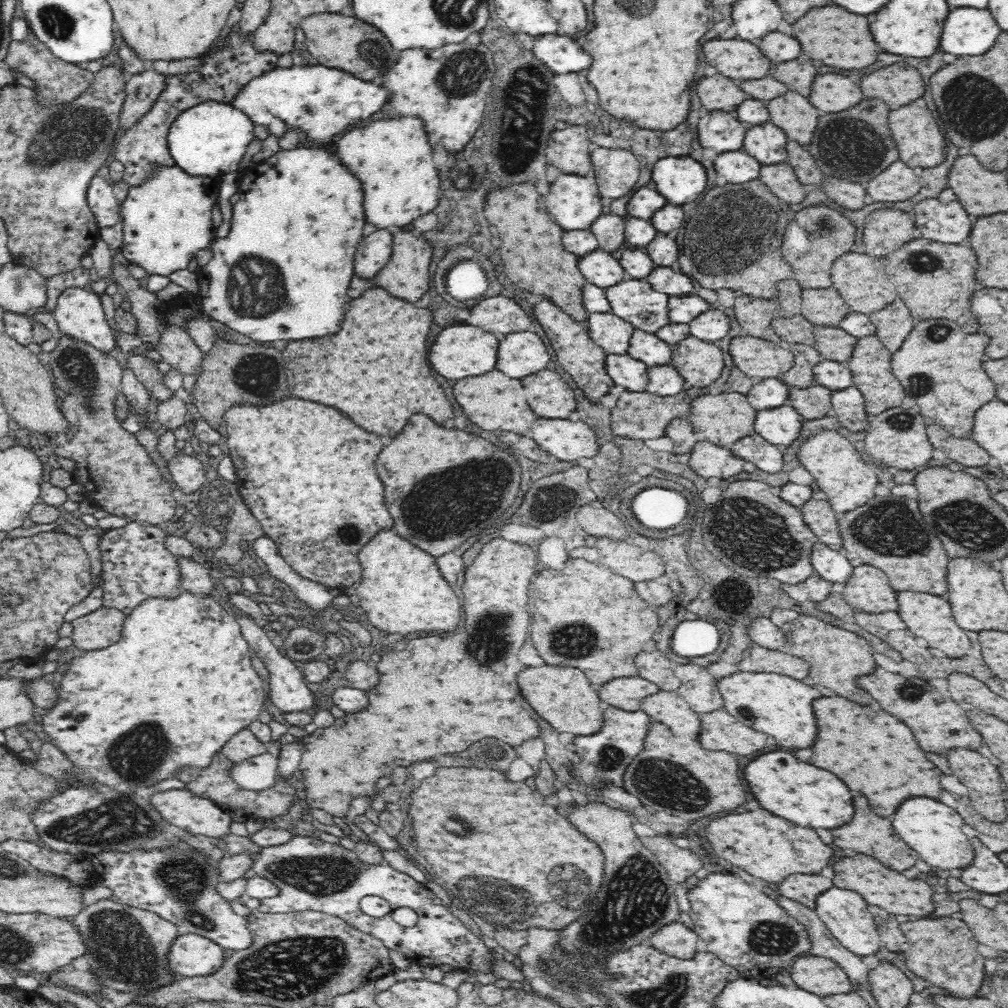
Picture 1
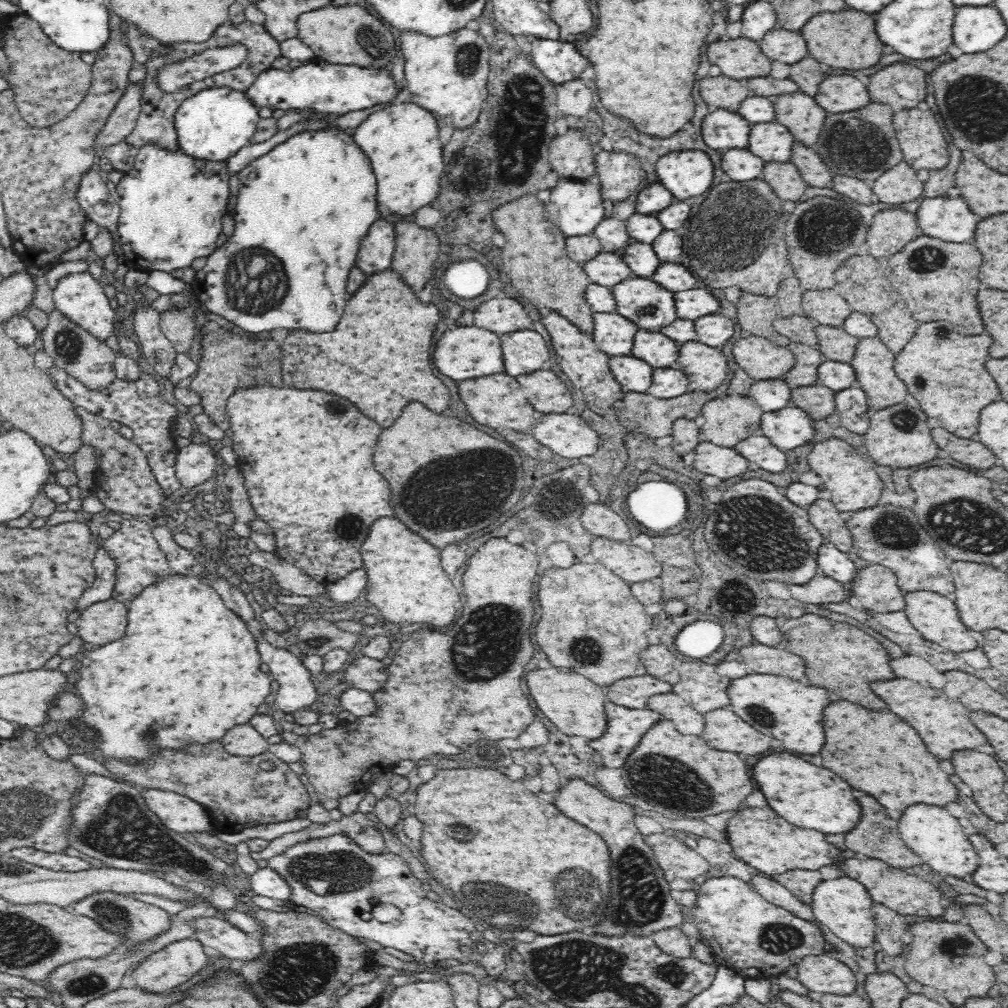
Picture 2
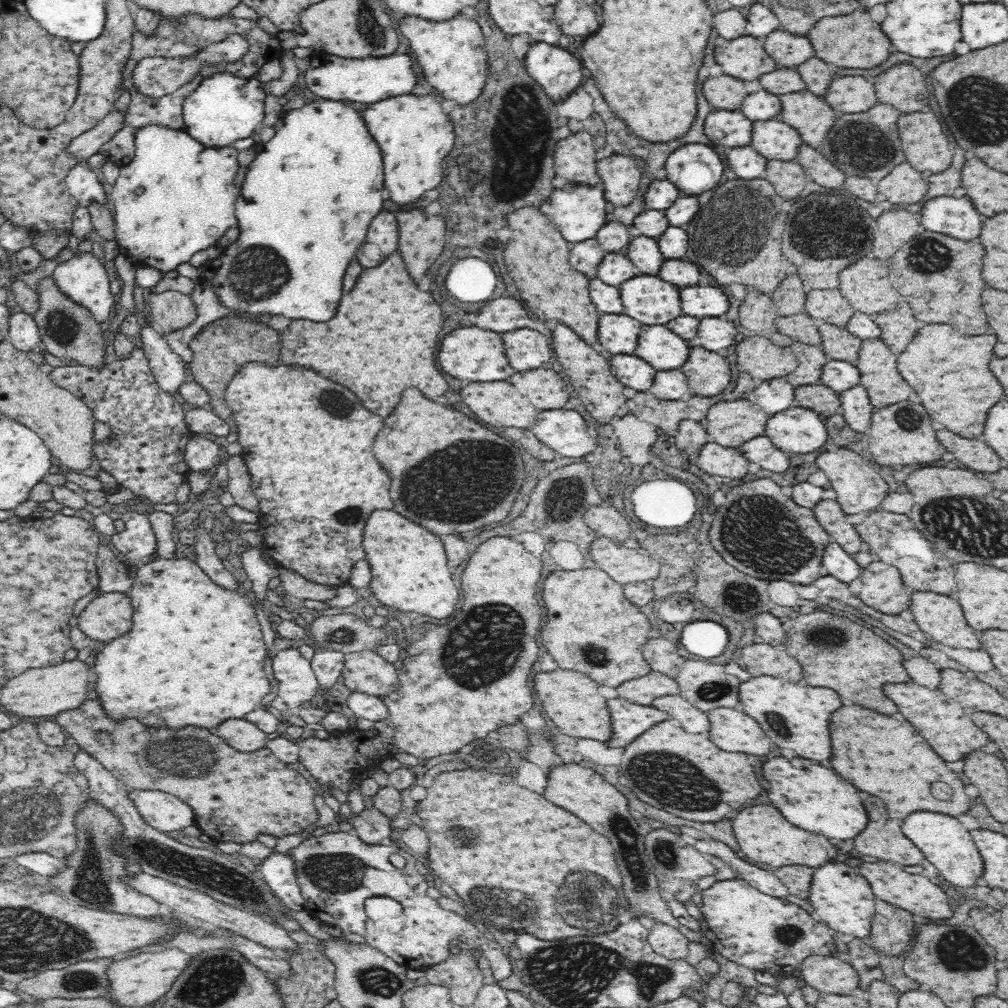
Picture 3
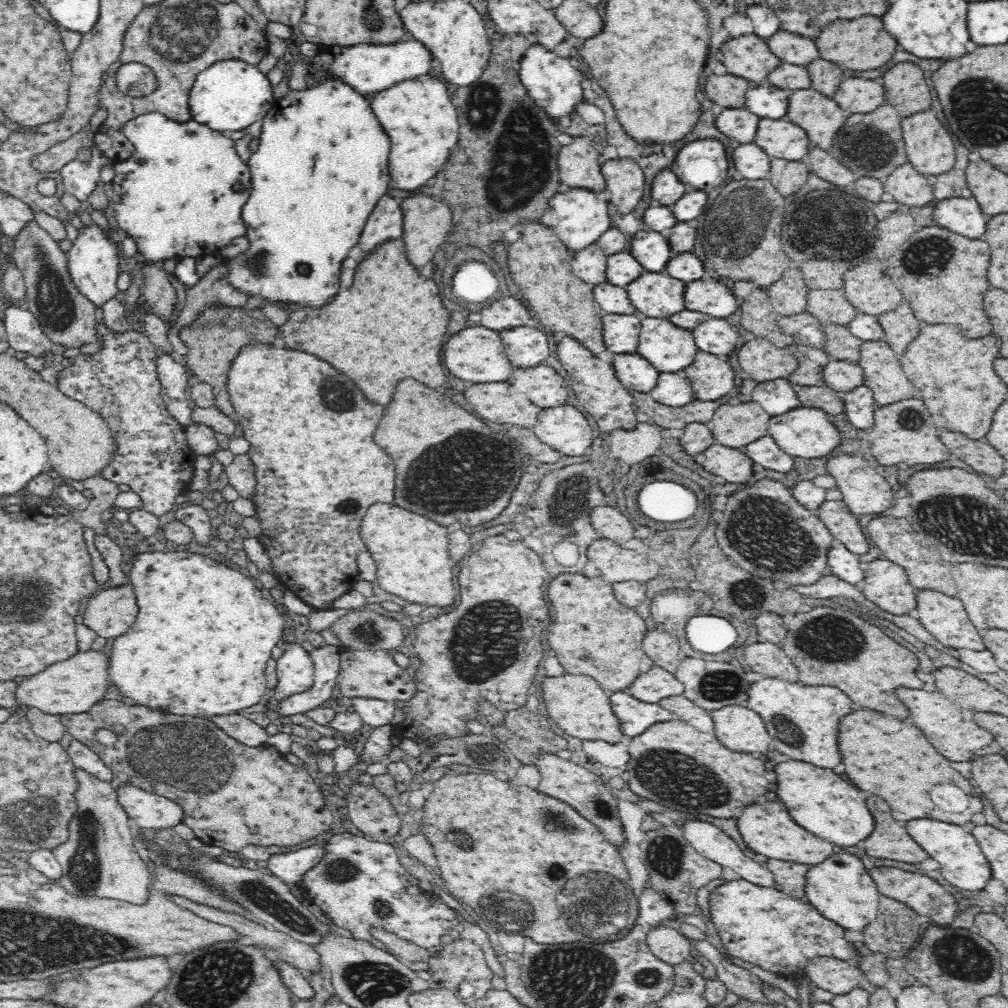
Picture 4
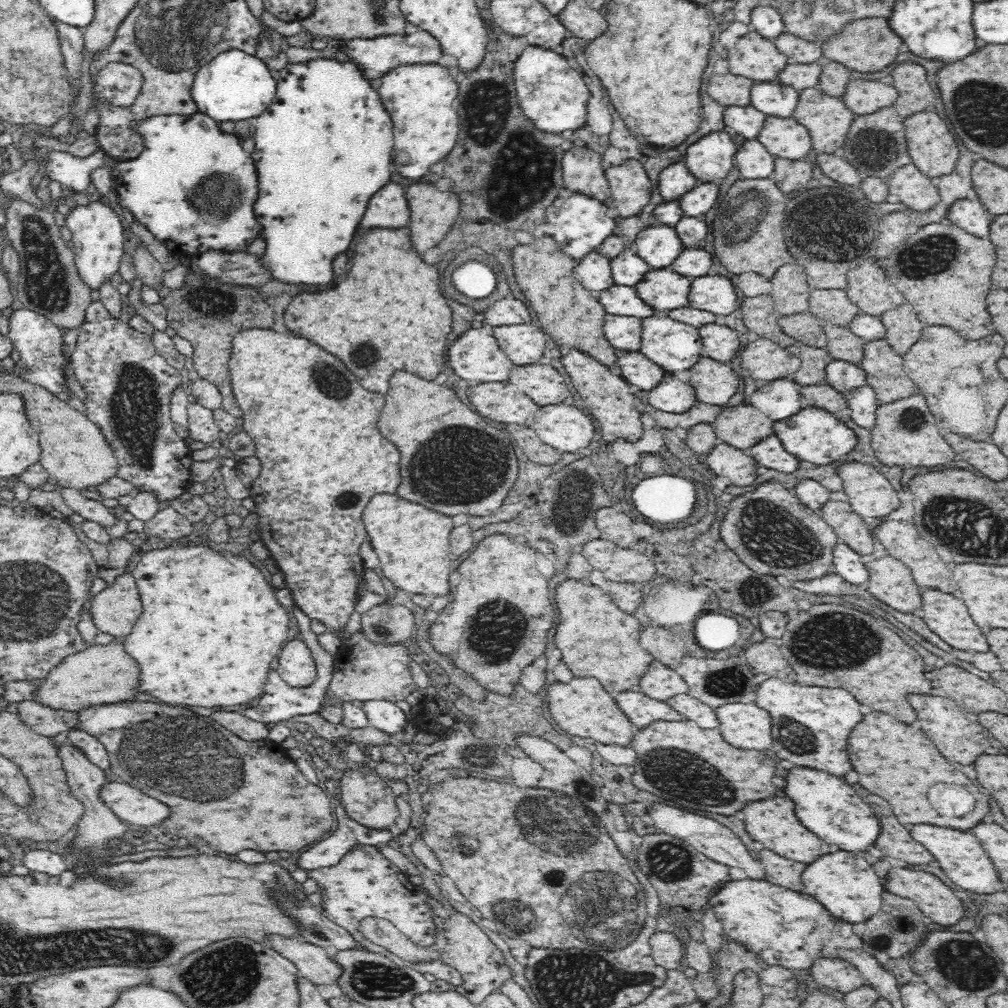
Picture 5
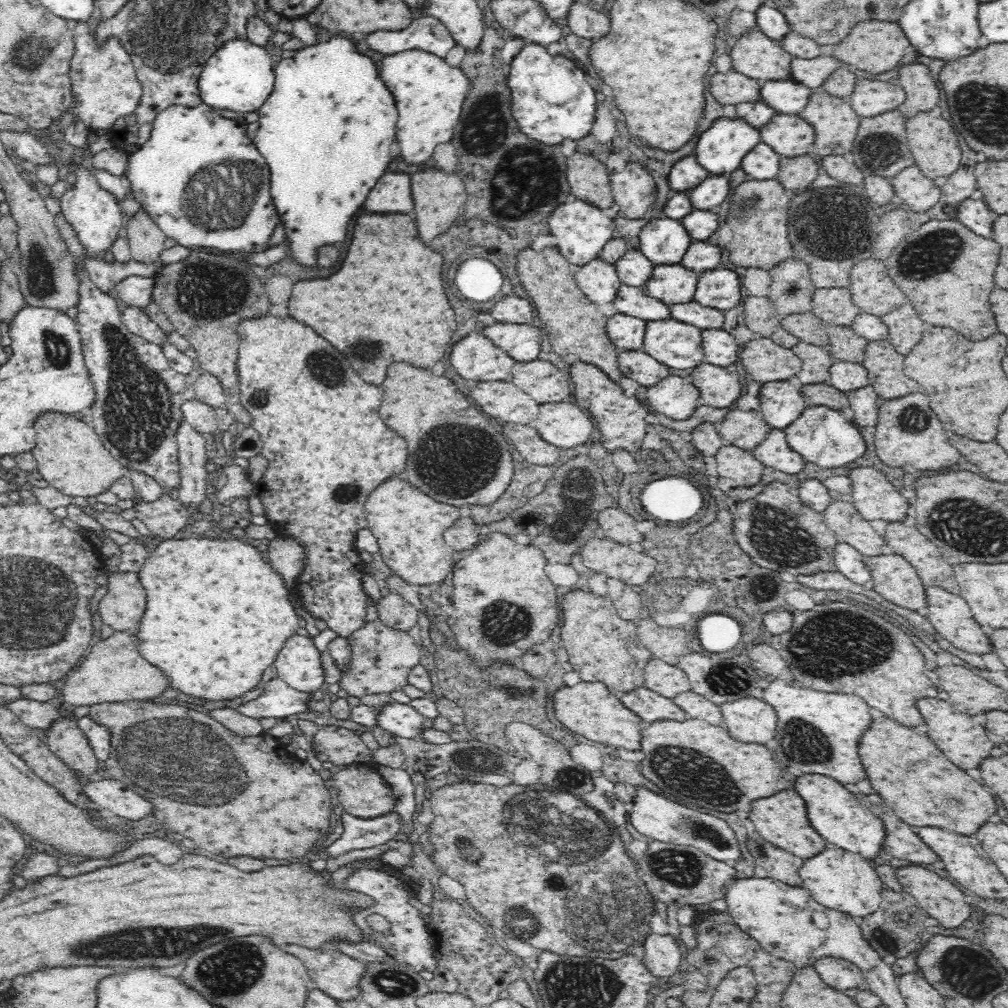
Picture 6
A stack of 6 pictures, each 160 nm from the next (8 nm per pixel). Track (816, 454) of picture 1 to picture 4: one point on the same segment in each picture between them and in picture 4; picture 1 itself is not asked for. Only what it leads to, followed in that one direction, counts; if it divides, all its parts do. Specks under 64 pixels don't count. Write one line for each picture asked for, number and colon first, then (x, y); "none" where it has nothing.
2: (855, 485)
3: (859, 486)
4: (864, 491)

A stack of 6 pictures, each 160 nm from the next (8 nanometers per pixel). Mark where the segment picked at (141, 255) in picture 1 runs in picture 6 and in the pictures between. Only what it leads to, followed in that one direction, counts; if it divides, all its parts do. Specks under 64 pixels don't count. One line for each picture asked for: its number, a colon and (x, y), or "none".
2: (172, 203)
3: (176, 197)
4: (180, 194)
5: (193, 187)
6: (199, 176)

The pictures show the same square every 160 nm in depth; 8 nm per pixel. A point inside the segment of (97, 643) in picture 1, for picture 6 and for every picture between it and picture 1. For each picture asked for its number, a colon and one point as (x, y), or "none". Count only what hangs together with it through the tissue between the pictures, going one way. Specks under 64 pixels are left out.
2: (103, 622)
3: (107, 616)
4: (111, 612)
5: (115, 610)
6: (123, 606)

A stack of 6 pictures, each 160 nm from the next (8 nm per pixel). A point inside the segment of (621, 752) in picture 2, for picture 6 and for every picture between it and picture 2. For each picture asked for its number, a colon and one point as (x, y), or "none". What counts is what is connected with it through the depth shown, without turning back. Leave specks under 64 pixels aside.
3: (629, 720)
4: (635, 715)
5: (642, 709)
6: (651, 706)

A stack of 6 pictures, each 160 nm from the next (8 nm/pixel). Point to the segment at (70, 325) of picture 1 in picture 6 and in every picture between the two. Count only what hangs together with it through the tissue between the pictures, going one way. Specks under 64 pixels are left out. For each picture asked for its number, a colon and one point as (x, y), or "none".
2: (79, 295)
3: (83, 277)
4: (93, 260)
5: (96, 230)
6: (95, 214)

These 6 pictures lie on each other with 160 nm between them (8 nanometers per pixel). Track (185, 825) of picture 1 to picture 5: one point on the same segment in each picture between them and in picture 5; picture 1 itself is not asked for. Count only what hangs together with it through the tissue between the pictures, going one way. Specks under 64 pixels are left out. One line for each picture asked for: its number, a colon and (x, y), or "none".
2: (179, 813)
3: (159, 810)
4: (146, 810)
5: (128, 803)

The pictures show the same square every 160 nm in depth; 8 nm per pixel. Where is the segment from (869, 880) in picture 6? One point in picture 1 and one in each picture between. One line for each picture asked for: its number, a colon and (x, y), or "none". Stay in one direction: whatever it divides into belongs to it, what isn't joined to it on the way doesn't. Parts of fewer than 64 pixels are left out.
1: (844, 912)
2: (843, 904)
3: (843, 899)
4: (841, 889)
5: (846, 885)

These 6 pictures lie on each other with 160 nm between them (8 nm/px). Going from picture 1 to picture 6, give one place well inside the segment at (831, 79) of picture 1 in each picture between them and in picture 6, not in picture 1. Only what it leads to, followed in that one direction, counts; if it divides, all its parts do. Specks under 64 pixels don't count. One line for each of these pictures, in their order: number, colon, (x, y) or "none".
2: (837, 94)
3: (852, 94)
4: (858, 96)
5: (863, 97)
6: (871, 98)

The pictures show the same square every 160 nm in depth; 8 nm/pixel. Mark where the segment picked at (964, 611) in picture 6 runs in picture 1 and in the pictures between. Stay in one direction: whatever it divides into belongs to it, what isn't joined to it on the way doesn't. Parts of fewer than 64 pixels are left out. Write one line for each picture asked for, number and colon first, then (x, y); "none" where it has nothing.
1: (918, 610)
2: (937, 618)
3: (941, 617)
4: (942, 615)
5: (946, 614)

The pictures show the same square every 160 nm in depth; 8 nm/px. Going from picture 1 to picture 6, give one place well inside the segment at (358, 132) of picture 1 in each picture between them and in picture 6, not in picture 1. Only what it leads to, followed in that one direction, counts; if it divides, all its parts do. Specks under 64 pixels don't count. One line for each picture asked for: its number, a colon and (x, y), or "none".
2: (403, 141)
3: (415, 133)
4: (422, 121)
5: (421, 98)
6: (430, 94)

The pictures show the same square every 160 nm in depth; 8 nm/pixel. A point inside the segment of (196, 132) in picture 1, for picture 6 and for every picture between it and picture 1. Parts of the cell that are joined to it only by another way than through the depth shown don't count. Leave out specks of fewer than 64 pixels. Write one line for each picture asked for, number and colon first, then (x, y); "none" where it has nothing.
2: (216, 122)
3: (224, 107)
4: (230, 94)
5: (235, 84)
6: (239, 76)

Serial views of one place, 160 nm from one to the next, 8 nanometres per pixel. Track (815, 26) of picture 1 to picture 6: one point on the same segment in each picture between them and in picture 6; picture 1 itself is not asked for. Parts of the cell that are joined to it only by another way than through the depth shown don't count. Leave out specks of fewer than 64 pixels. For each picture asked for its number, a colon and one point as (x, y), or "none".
2: (848, 40)
3: (857, 41)
4: (863, 44)
5: (866, 45)
6: (875, 46)

